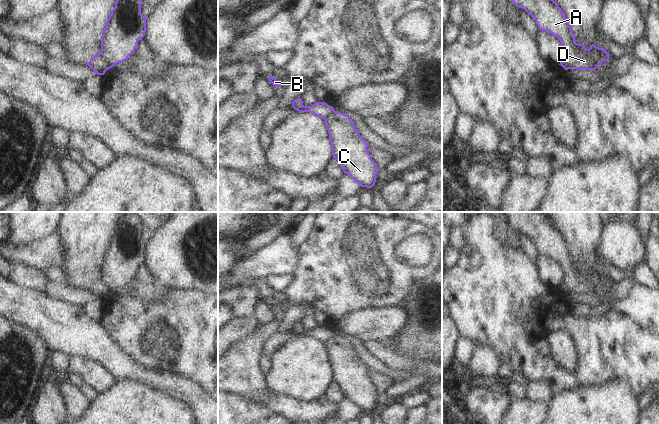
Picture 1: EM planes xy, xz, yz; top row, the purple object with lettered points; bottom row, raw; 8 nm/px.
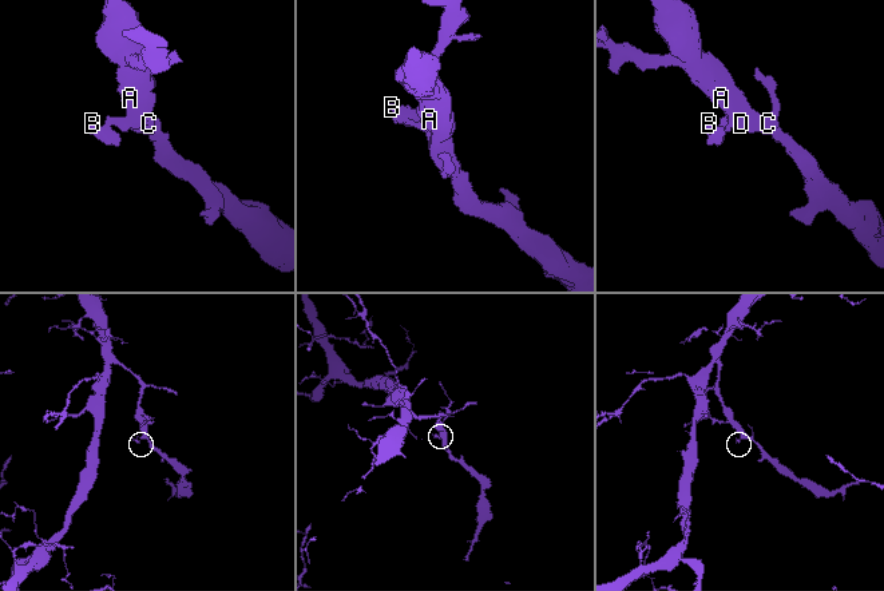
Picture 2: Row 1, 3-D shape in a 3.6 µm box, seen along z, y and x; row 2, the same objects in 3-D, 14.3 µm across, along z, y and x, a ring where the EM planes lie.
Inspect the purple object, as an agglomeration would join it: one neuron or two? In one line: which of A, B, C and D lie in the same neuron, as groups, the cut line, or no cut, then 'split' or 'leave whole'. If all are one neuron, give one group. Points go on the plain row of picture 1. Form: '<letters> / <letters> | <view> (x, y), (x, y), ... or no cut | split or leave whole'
A C D / B | xy (100, 277), (111, 291) | split

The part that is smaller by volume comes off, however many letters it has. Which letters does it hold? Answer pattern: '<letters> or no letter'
B

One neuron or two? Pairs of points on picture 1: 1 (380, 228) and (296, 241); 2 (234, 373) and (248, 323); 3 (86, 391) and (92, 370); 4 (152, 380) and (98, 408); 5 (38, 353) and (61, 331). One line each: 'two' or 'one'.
1: two
2: two
3: two
4: two
5: two

